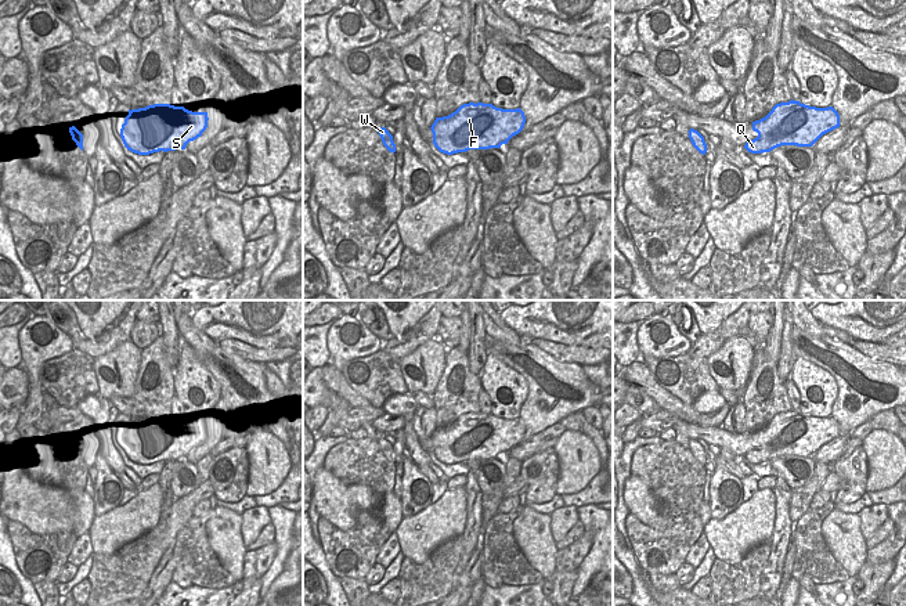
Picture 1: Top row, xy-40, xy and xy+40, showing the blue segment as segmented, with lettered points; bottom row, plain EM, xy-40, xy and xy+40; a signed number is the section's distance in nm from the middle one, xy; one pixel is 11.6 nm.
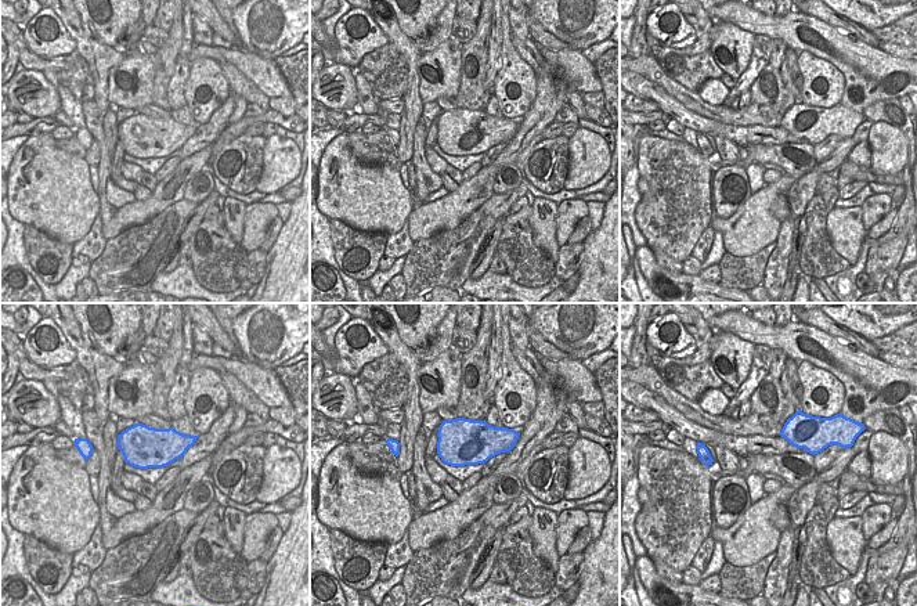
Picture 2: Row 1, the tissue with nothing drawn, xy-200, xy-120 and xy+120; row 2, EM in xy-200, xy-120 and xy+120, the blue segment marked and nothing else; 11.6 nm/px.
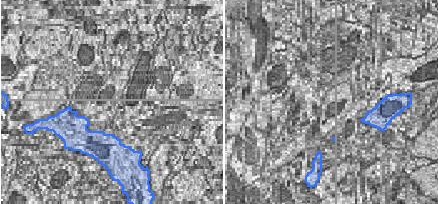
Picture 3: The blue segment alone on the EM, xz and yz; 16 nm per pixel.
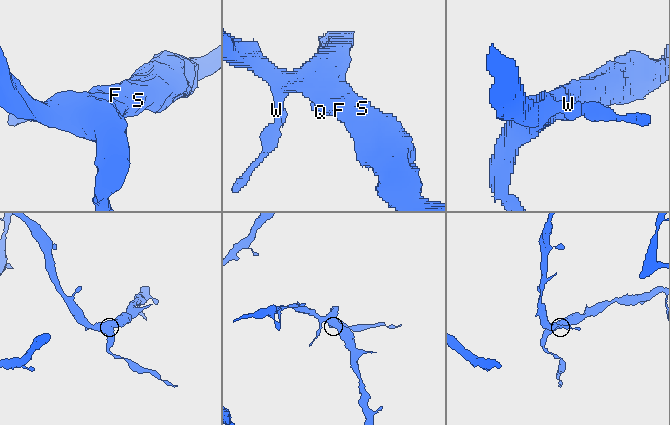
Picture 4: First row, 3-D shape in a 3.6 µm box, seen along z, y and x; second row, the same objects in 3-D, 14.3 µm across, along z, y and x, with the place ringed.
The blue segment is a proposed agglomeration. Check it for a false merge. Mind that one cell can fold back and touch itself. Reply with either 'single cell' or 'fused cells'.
single cell

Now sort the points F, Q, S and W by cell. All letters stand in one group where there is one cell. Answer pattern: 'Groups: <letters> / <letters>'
Groups: F Q S W

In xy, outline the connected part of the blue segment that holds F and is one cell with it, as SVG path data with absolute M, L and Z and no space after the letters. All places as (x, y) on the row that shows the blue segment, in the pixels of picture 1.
M469 102L432 125L434 147L447 155L469 149L501 148L519 134L526 123L524 112L502 109L492 104Z

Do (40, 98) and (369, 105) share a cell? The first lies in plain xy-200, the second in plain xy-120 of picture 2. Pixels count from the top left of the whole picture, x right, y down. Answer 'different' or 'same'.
different

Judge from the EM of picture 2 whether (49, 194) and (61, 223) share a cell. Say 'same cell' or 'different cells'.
same cell

